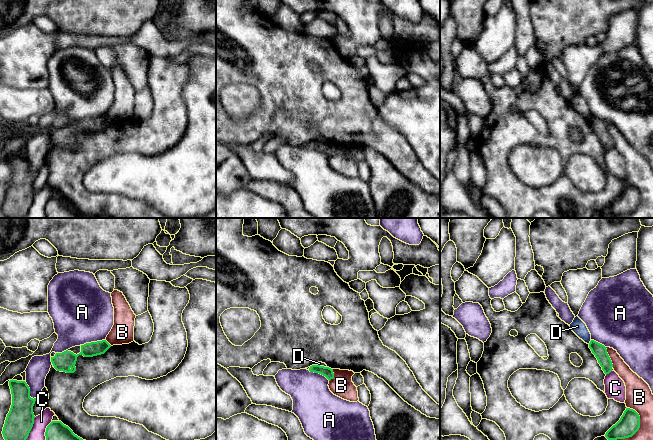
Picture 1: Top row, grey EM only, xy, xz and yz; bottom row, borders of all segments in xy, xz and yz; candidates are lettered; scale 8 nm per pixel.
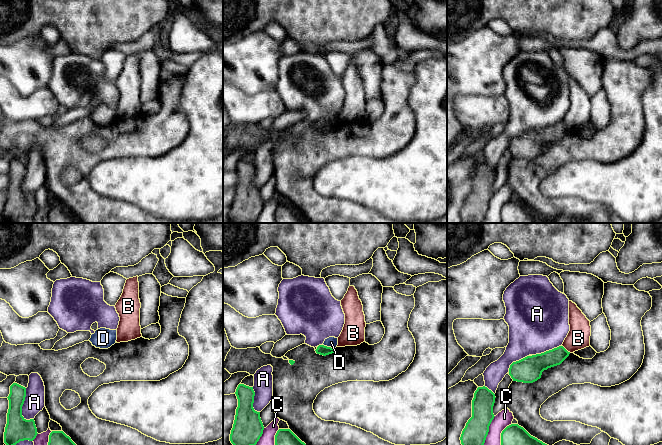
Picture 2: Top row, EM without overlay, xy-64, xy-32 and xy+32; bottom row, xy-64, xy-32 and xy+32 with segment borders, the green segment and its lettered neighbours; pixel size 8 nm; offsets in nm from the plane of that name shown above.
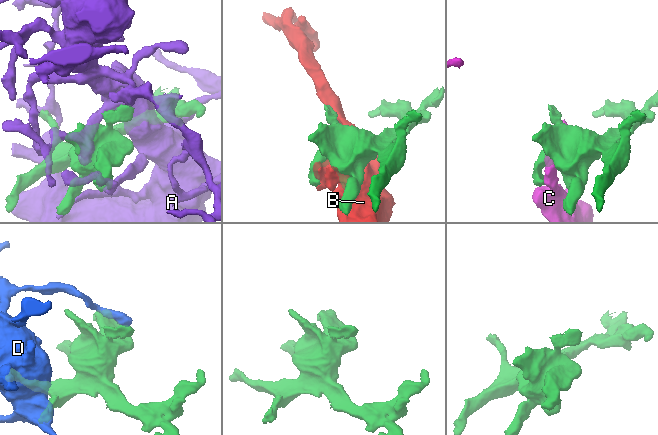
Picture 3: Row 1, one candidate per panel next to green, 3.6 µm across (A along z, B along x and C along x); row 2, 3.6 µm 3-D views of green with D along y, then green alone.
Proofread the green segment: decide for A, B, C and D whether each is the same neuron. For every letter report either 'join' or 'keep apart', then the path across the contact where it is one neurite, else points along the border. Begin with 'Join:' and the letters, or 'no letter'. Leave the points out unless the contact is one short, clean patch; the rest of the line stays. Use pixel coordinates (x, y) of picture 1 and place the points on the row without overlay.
Join: no letter
A: keep apart
B: keep apart
C: keep apart
D: keep apart; border yz (591, 116), (588, 119)

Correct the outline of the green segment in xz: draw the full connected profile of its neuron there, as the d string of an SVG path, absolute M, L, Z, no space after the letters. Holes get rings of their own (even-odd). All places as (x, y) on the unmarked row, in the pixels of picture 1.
M312 141L309 144L310 148L319 149L325 152L329 157L334 154L333 145L320 141Z

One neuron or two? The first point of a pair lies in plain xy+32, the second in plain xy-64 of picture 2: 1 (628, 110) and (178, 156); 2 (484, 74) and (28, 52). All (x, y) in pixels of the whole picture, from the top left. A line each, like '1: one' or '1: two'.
1: two
2: one

